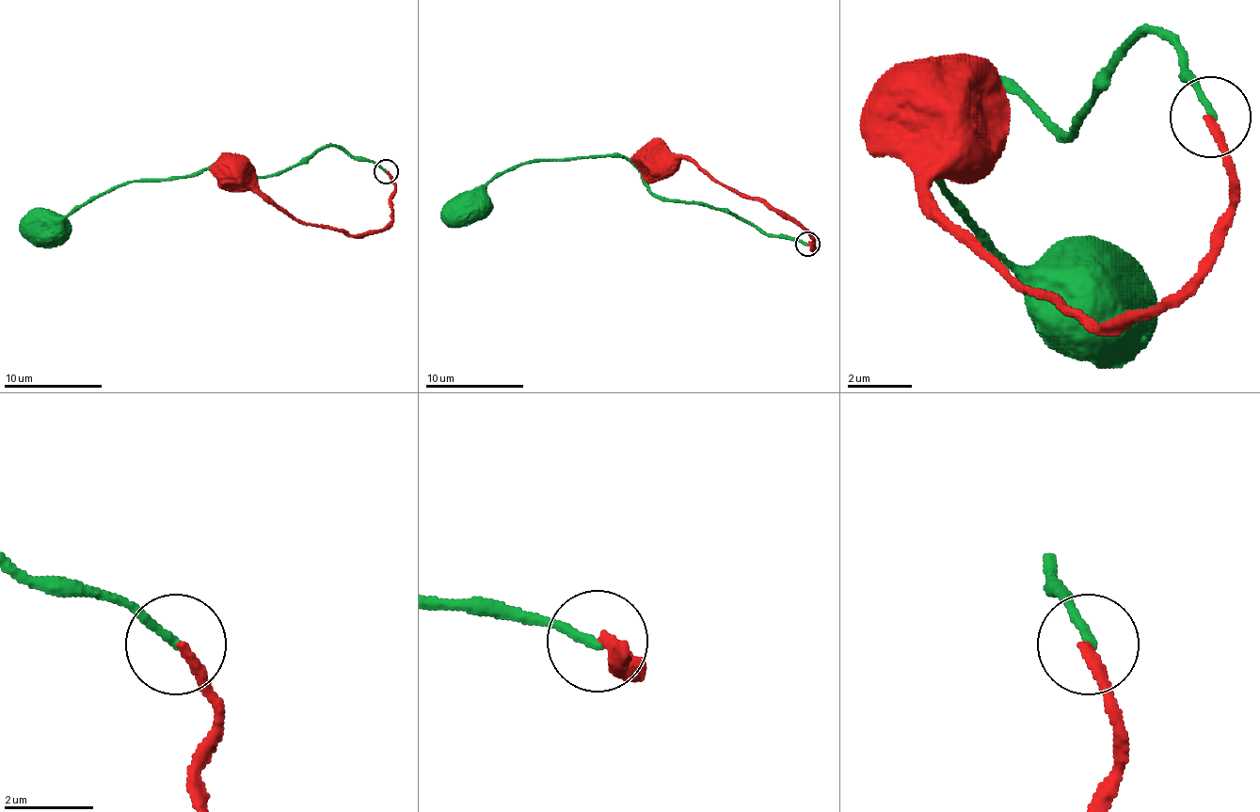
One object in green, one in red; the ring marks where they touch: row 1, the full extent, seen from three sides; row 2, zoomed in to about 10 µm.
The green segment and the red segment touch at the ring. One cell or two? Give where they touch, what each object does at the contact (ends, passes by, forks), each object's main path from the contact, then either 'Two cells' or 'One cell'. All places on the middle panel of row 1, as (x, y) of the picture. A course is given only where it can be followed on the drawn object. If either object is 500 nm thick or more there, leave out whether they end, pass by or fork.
Place: (807, 244). At the ring green ends. At the ring red ends. Course of green: (808, 243), (766, 235), (705, 204), (659, 199), (644, 177), (616, 155), (531, 160), (499, 172), (468, 204). Course of red: (808, 243), (816, 250), (813, 238), (757, 199), (727, 189), (683, 157), (659, 157). Two cells

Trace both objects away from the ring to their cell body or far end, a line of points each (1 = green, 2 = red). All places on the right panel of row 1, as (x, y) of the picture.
1: (1208, 114), (1184, 57), (1143, 33), (1062, 131), (990, 82), (917, 122), (974, 236), (1030, 293), (1079, 300)
2: (1208, 114), (1233, 163), (1224, 244), (1127, 325), (1087, 325), (1062, 300), (1030, 293), (925, 196), (925, 122)

